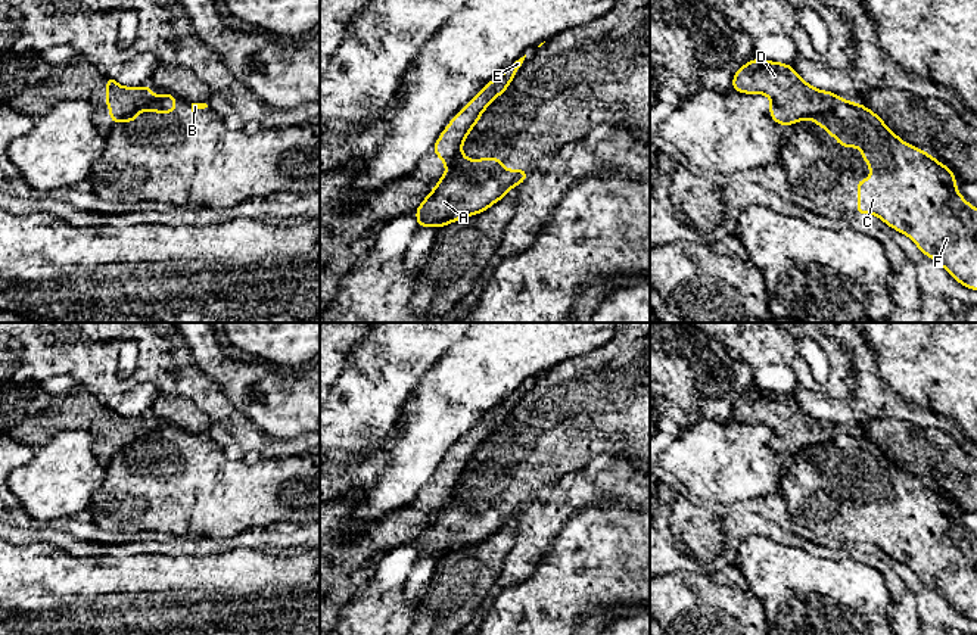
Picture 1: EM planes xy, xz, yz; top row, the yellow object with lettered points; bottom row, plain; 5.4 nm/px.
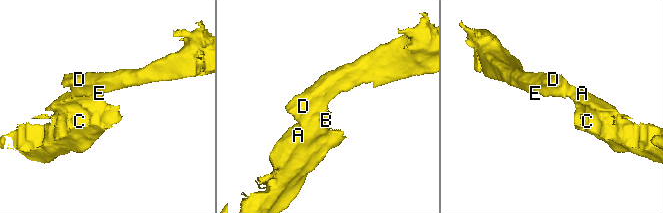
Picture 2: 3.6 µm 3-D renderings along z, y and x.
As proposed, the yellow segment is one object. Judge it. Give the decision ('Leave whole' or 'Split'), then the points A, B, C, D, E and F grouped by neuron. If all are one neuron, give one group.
Split. Groups: A B C F / D E

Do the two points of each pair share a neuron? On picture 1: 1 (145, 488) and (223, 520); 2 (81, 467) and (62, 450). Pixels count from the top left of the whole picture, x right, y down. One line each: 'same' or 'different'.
1: same
2: same

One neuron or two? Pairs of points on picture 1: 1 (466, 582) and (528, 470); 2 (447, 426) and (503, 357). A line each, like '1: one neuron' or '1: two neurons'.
1: two neurons
2: one neuron

